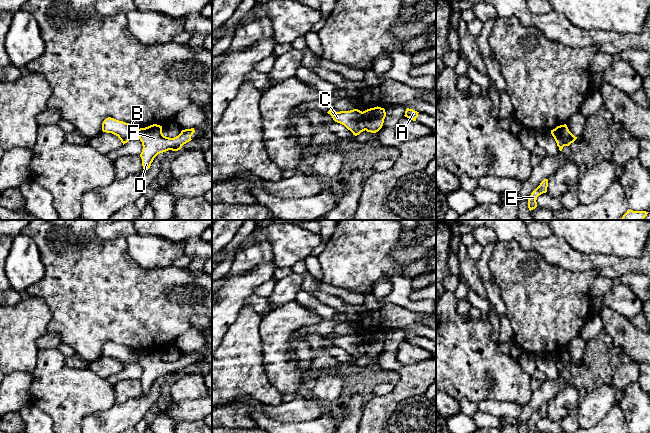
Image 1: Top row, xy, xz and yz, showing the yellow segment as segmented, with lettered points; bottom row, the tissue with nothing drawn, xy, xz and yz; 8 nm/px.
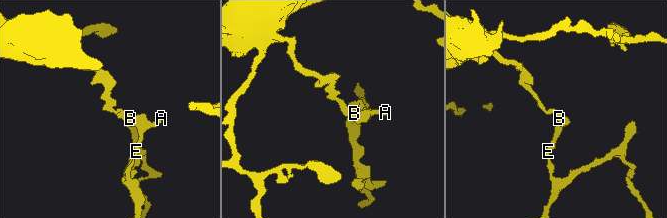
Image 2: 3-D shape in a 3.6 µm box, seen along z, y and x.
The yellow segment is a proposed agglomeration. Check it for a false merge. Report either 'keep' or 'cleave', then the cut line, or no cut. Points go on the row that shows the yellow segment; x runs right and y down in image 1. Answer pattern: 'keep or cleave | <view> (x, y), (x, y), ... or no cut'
cleave | yz (553, 129), (560, 133), (563, 146)

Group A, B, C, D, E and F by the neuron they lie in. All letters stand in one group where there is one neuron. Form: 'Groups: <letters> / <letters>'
Groups: A D E F / B C

